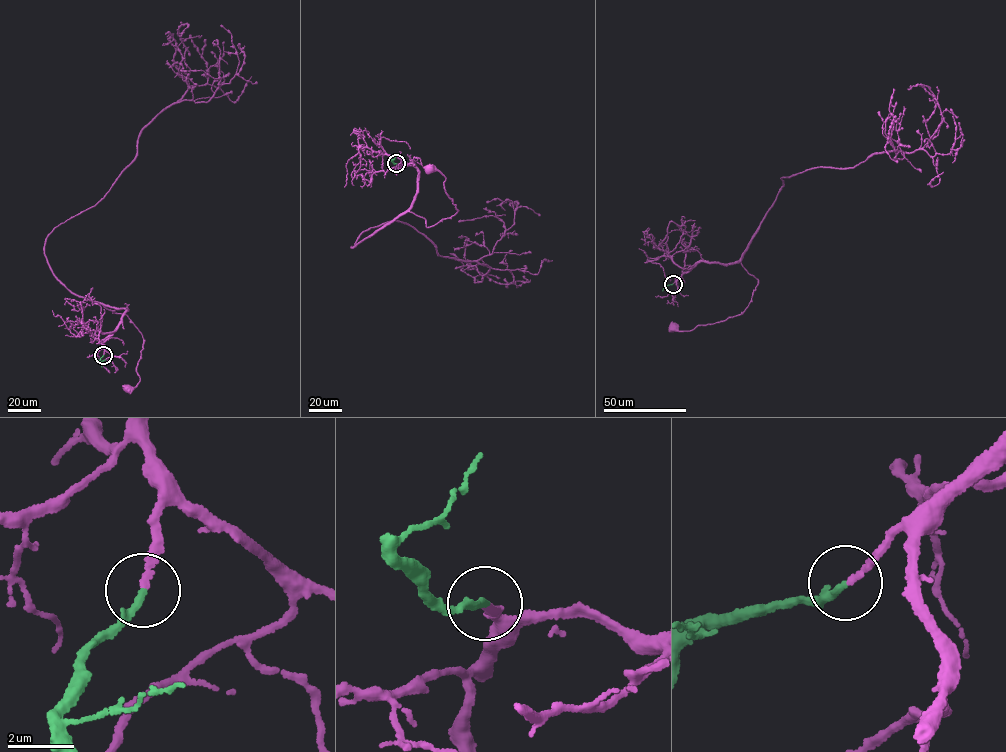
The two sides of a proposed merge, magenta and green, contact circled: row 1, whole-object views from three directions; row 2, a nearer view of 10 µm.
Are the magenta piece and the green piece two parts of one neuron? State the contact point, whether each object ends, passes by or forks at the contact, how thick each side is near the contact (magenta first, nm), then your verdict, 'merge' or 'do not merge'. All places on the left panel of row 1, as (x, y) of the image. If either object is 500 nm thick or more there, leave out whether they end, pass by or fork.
(103, 355) | magenta ends | green ends | 150/200 nm | merge

